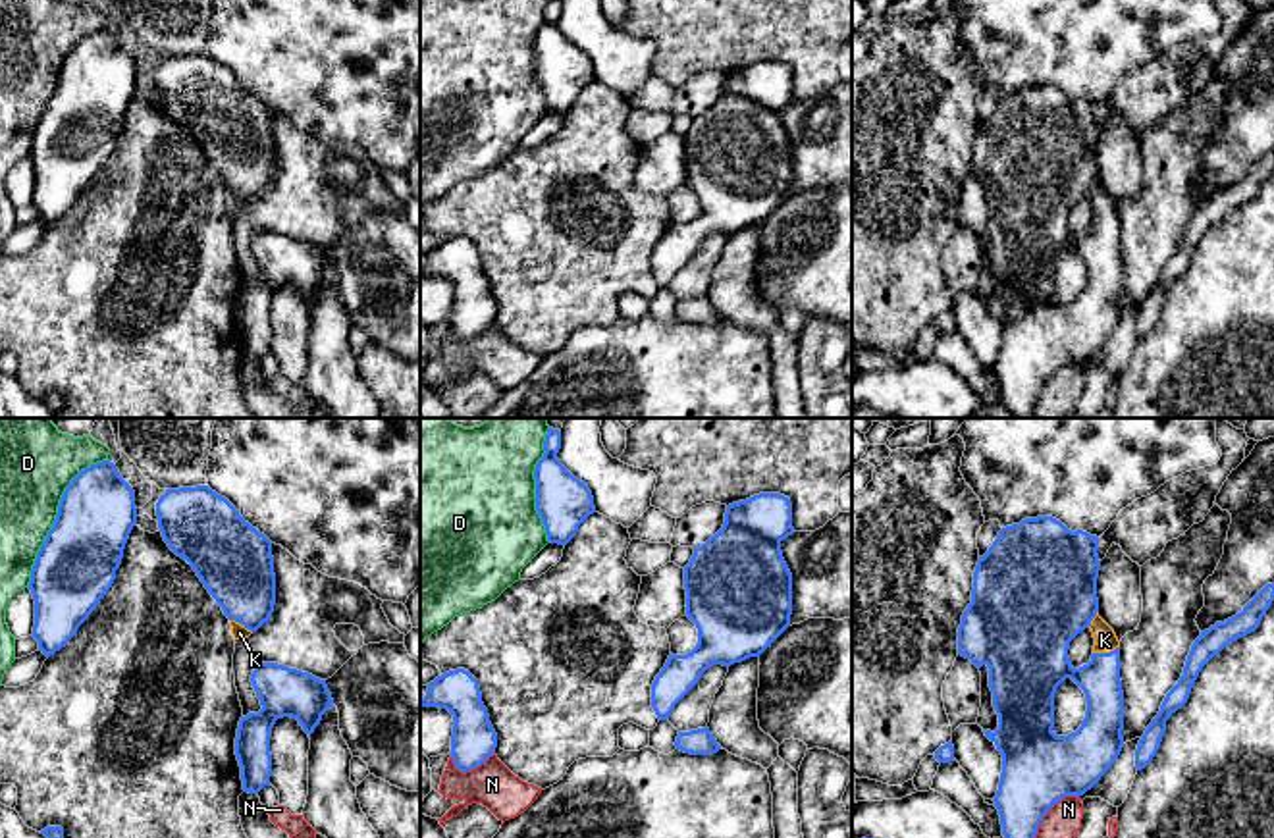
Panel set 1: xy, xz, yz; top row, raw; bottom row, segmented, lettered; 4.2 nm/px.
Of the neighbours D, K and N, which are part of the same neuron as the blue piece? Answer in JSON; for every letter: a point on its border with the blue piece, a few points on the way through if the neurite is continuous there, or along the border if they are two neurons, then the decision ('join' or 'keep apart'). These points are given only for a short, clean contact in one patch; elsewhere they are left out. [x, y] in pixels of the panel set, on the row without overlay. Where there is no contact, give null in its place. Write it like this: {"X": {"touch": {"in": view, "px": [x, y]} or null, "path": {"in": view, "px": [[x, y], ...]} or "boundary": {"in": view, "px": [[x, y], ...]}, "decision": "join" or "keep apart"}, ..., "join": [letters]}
{"D": {"touch": {"in": "xy", "px": [56, 85]}, "decision": "keep apart"}, "K": {"touch": {"in": "yz", "px": [1105, 222]}, "decision": "join"}, "N": {"touch": {"in": "yz", "px": [1045, 382]}, "decision": "keep apart"}, "join": ["K"]}

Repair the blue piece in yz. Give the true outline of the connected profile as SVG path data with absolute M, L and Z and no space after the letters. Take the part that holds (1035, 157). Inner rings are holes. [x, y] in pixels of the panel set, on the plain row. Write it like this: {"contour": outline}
{"contour": "M1052 85L1025 87L1002 96L977 129L971 171L958 196L958 223L977 237L989 235L998 297L983 301L1002 324L993 370L1002 403L1014 418L1035 418L1037 397L1050 376L1066 364L1079 366L1091 358L1124 316L1120 210L1097 181L1099 110L1083 98L1068 98ZM1085 196L1095 206L1093 223L1087 233L1074 237L1068 225L1070 210ZM1066 247L1083 258L1087 279L1075 301L1056 304L1054 262Z"}

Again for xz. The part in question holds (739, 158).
{"contour": "M759 62L727 75L723 96L694 118L684 135L686 185L698 196L698 212L686 223L669 223L651 252L651 275L667 289L675 274L713 235L730 235L759 225L790 195L792 143L783 127L781 110L794 102L790 67Z"}

